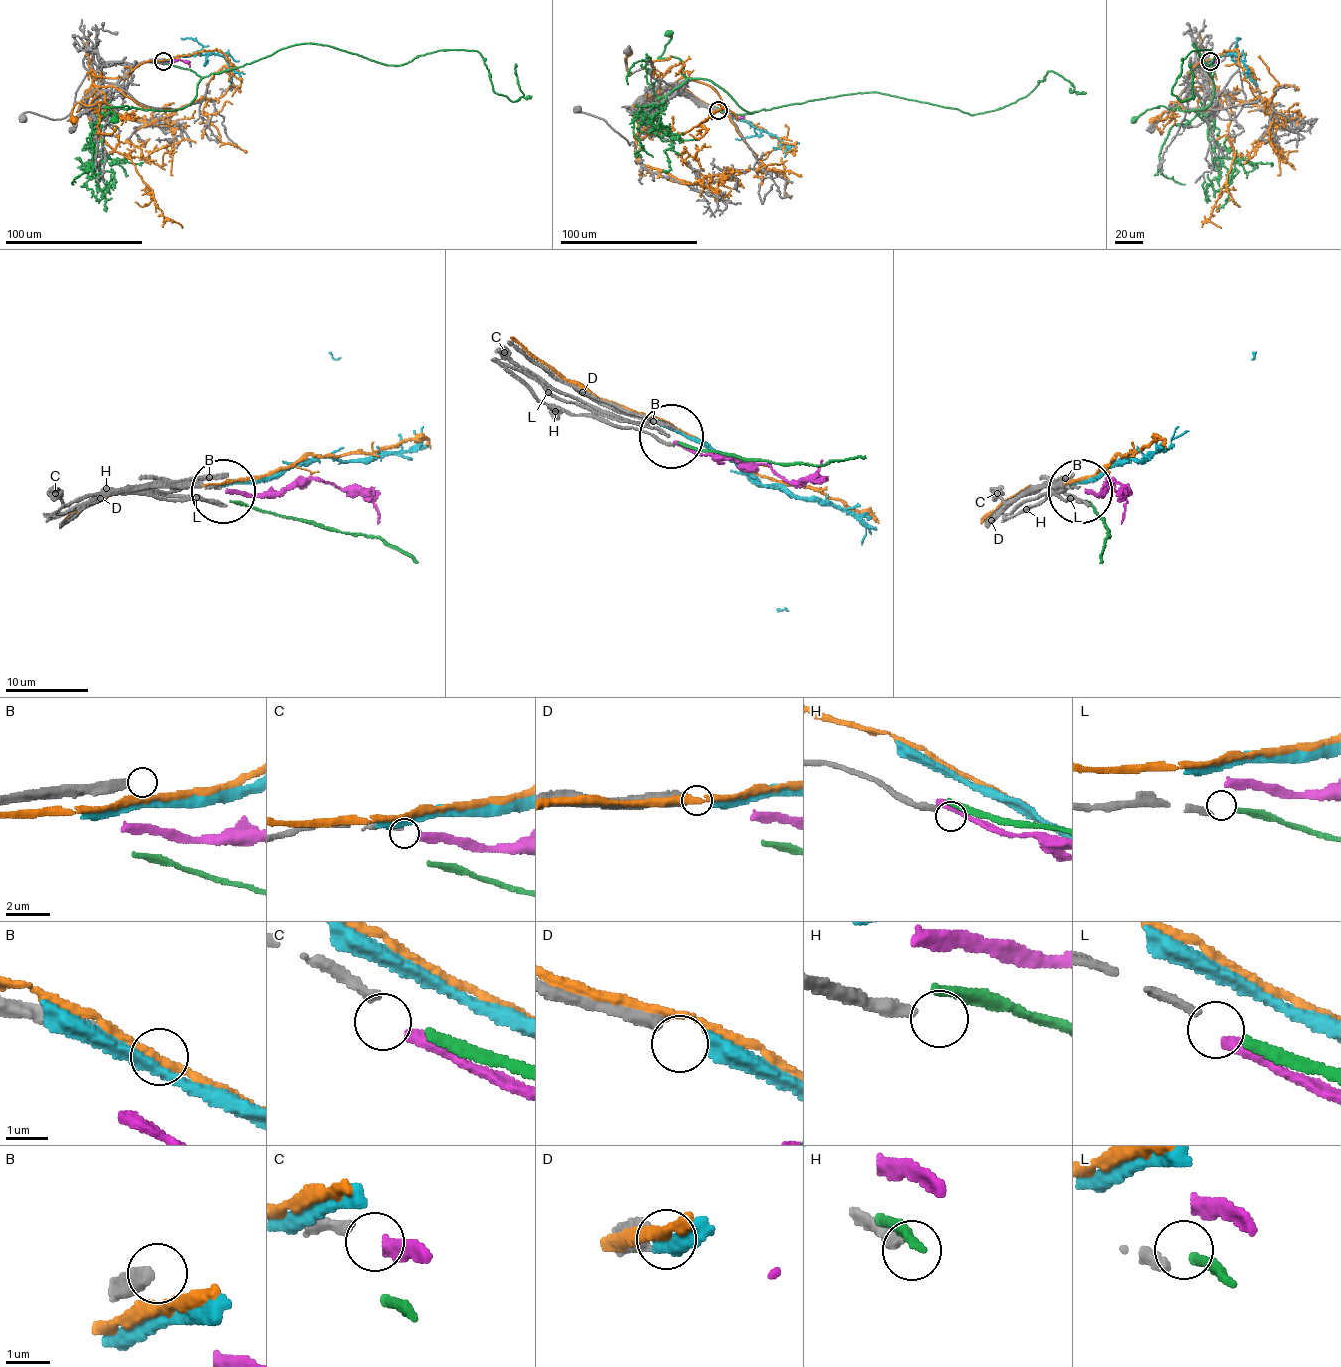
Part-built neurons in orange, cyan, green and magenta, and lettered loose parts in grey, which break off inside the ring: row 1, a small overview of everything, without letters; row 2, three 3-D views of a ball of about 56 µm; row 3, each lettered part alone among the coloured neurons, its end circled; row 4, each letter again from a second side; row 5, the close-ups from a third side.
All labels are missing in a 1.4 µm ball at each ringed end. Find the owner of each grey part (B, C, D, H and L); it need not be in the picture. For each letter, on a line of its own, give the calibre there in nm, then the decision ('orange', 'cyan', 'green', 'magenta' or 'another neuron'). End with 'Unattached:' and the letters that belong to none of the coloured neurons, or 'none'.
B: 320 nm thick; another neuron
C: 260 nm thick; magenta
D: 380 nm thick; cyan
H: 300 nm thick; another neuron
L: 200 nm thick; green
Unattached: B, H

